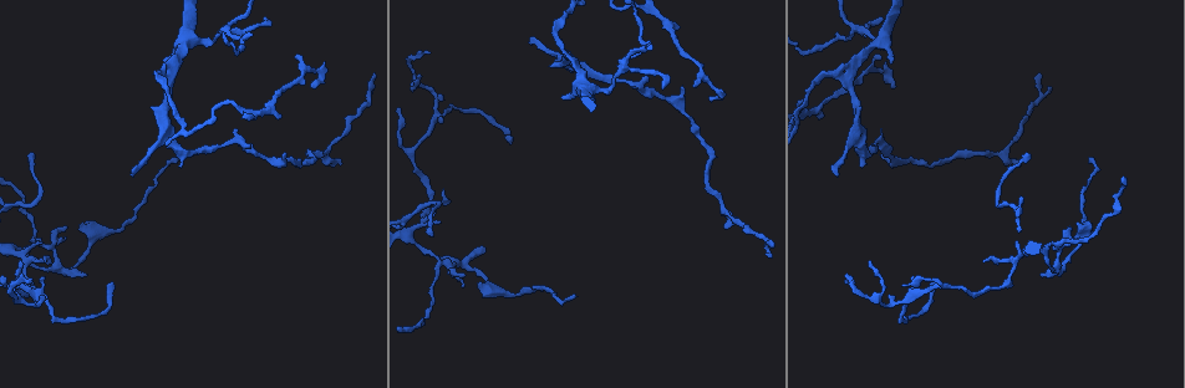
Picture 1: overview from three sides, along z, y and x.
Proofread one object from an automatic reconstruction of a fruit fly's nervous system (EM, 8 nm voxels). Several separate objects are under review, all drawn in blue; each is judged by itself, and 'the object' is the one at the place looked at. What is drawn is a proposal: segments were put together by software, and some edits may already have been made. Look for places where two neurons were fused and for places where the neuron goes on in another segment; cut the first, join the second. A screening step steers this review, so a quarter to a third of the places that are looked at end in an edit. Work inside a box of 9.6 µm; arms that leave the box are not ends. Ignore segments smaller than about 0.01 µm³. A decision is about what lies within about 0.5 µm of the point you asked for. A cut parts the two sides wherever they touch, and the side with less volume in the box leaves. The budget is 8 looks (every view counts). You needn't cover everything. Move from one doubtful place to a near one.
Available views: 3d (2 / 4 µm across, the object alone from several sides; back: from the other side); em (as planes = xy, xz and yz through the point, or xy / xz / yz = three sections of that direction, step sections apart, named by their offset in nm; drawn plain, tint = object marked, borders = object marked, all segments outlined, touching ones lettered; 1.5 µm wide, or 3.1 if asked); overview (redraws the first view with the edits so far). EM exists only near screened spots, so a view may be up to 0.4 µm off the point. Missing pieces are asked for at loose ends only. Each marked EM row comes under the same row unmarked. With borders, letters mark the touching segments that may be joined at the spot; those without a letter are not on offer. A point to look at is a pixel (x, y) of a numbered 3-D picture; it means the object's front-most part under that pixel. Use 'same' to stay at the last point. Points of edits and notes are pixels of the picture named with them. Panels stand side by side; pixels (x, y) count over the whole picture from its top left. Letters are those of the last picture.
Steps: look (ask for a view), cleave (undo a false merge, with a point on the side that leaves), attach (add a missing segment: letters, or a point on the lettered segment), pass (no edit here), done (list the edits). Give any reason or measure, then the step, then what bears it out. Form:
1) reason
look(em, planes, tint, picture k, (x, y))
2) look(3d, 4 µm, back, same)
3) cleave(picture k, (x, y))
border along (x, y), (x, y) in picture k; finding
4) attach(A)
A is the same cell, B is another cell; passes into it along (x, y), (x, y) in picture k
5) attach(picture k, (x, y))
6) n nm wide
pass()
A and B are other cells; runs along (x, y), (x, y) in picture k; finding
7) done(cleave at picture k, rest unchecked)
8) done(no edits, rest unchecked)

thin end
look(em, xz, step 4, borders, picture 1, (178, 160))

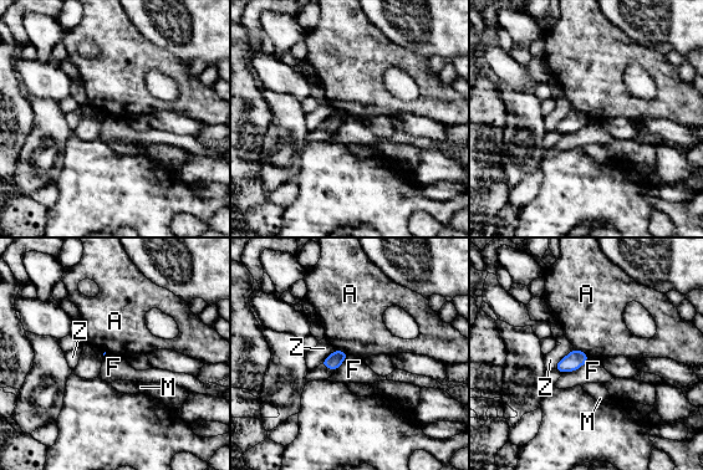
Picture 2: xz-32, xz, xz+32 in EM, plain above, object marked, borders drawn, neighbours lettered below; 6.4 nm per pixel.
another direction
look(em, planes, borders, same)

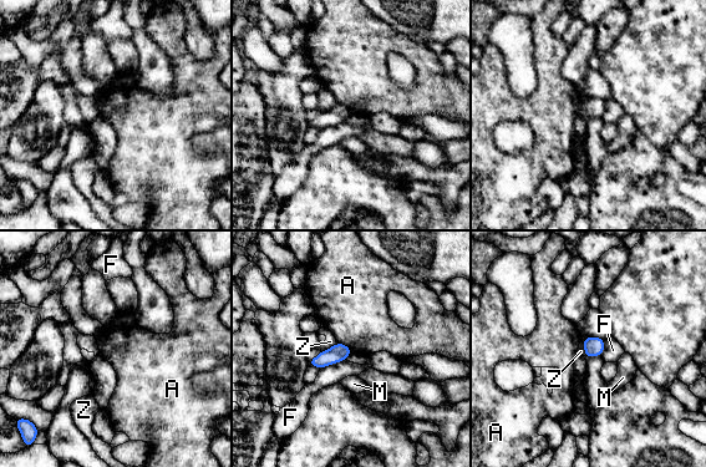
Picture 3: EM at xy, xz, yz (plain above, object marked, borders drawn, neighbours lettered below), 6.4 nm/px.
110 nm wide
pass()
A, F, M and Z are other cells; border along (338, 341), (351, 350) in picture 3; no lettered segment goes on from it

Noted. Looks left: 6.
long arm stops here
look(em, xz, step 8, tint, picture 1, (509, 143))

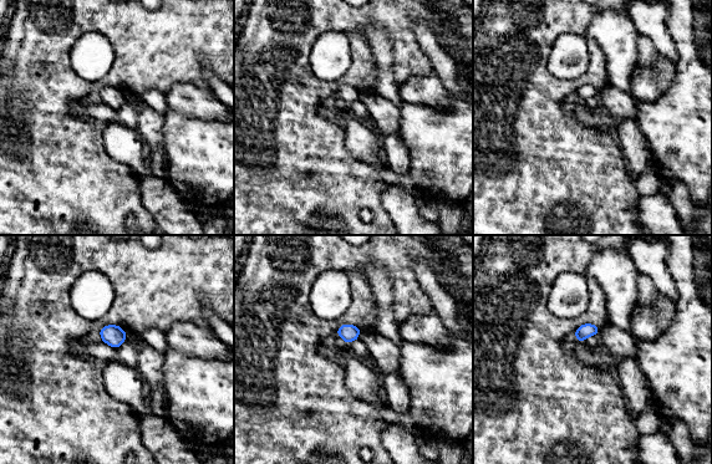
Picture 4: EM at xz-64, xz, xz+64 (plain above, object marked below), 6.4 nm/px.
look(em, xy, step 4, tint, same)

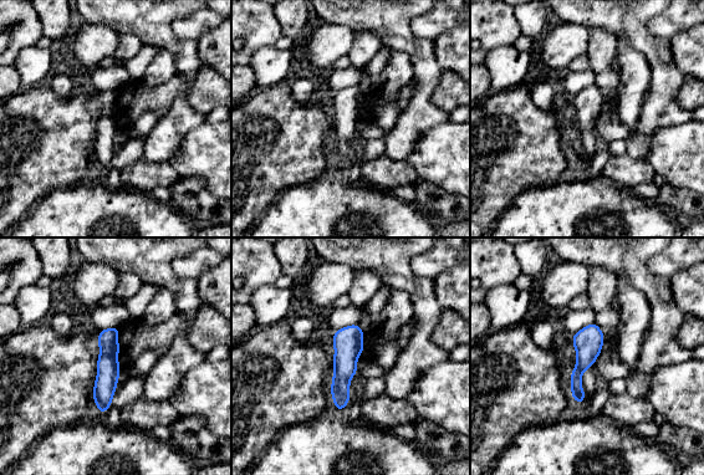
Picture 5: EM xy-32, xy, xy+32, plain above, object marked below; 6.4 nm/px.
look(em, xy, step 4, borders, same)

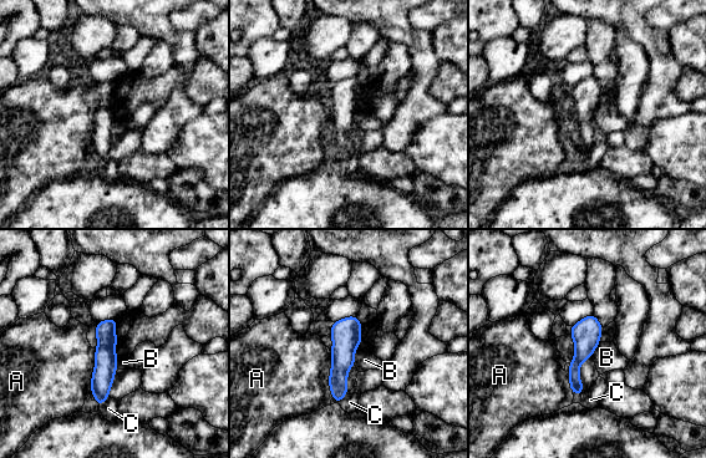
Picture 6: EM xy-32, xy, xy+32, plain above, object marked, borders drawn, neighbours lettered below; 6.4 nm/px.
pass()
A, B and C are other cells; runs along (354, 319), (344, 344), (338, 397) in picture 6; none of them fits

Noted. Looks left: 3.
thin neck
look(3d, 4 µm, back, picture 1, (223, 145))

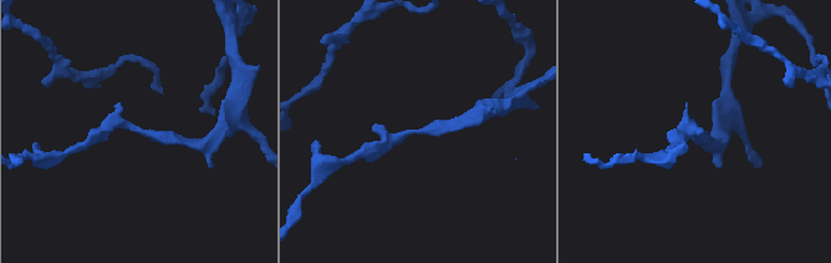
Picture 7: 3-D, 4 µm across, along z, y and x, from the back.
arms of 170, 180 nm; need the tissue
look(em, planes, borders, picture 7, (140, 131))

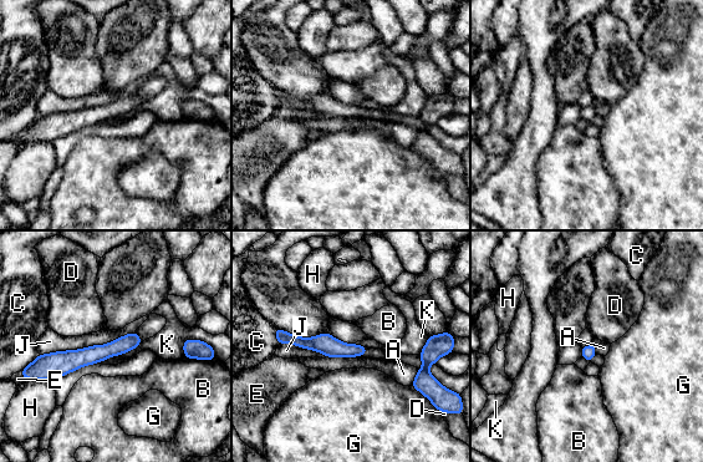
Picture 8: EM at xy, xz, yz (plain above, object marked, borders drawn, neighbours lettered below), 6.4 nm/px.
90 nm wide
pass()
A, B, C, D, E, G, H, J and K are other cells; one neuron here

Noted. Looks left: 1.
done(no edits, rest unchecked)

